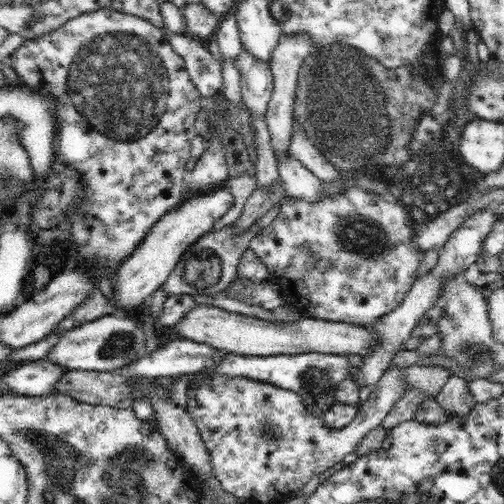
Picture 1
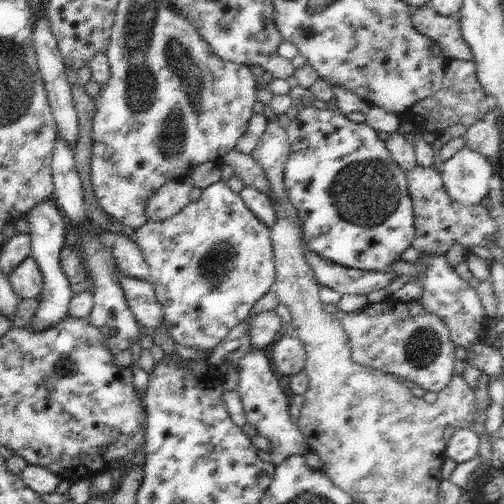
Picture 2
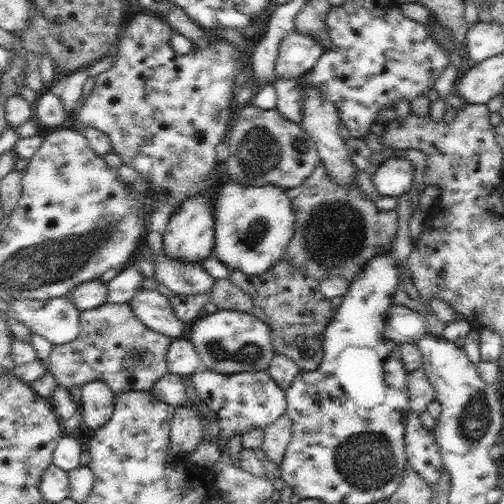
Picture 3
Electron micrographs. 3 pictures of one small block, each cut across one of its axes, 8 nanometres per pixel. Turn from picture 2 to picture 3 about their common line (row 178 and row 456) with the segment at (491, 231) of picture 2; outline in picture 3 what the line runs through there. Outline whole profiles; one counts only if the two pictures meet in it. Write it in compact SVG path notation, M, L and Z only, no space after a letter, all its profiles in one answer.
M411 410L405 414L405 456L407 464L413 466L423 480L427 480L429 488L439 482L445 466L435 434L431 430L425 430L419 422L419 416Z

